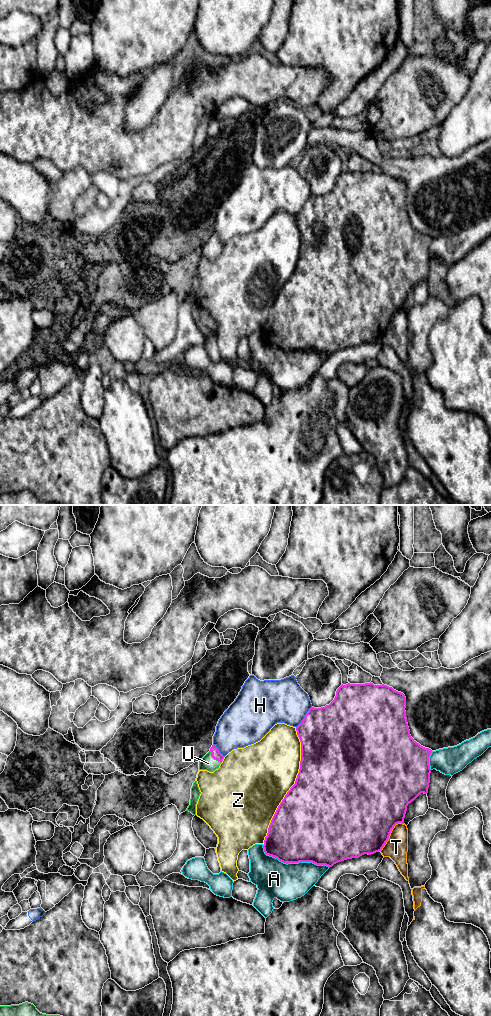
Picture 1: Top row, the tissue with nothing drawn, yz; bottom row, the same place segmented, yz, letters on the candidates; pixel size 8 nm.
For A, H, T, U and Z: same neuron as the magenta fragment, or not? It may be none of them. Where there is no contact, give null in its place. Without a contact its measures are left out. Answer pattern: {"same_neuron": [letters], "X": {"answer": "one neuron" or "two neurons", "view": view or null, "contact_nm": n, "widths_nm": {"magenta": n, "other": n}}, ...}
{"same_neuron": ["U"], "A": {"answer": "two neurons", "view": "yz", "contact_nm": 550, "widths_nm": {"magenta": 480, "other": 300}}, "H": {"answer": "two neurons", "view": "yz", "contact_nm": 220, "widths_nm": {"magenta": 480, "other": 360}}, "T": {"answer": "two neurons", "view": "yz", "contact_nm": 300, "widths_nm": {"magenta": 500, "other": 180}}, "U": {"answer": "one neuron", "view": "yz", "contact_nm": 140, "widths_nm": {"magenta": 70, "other": 120}}, "Z": {"answer": "two neurons", "view": "yz", "contact_nm": 1000, "widths_nm": {"magenta": 500, "other": 480}}}

